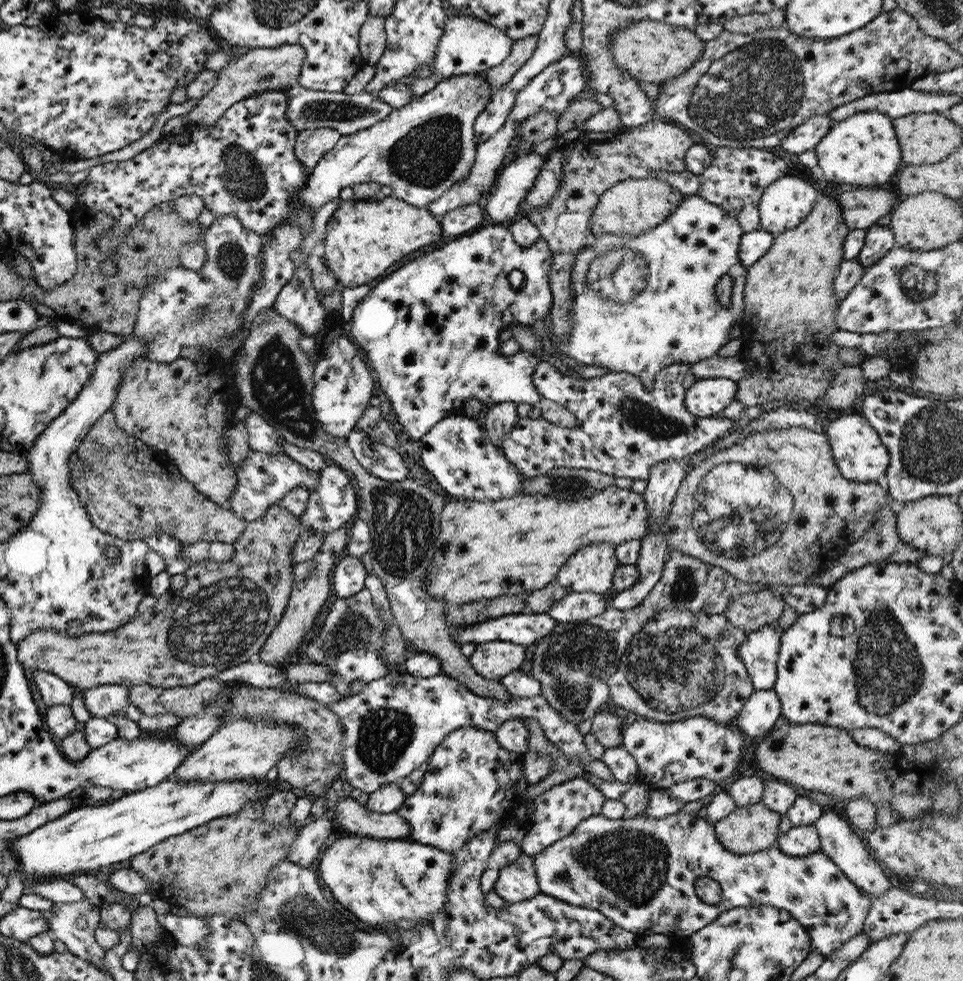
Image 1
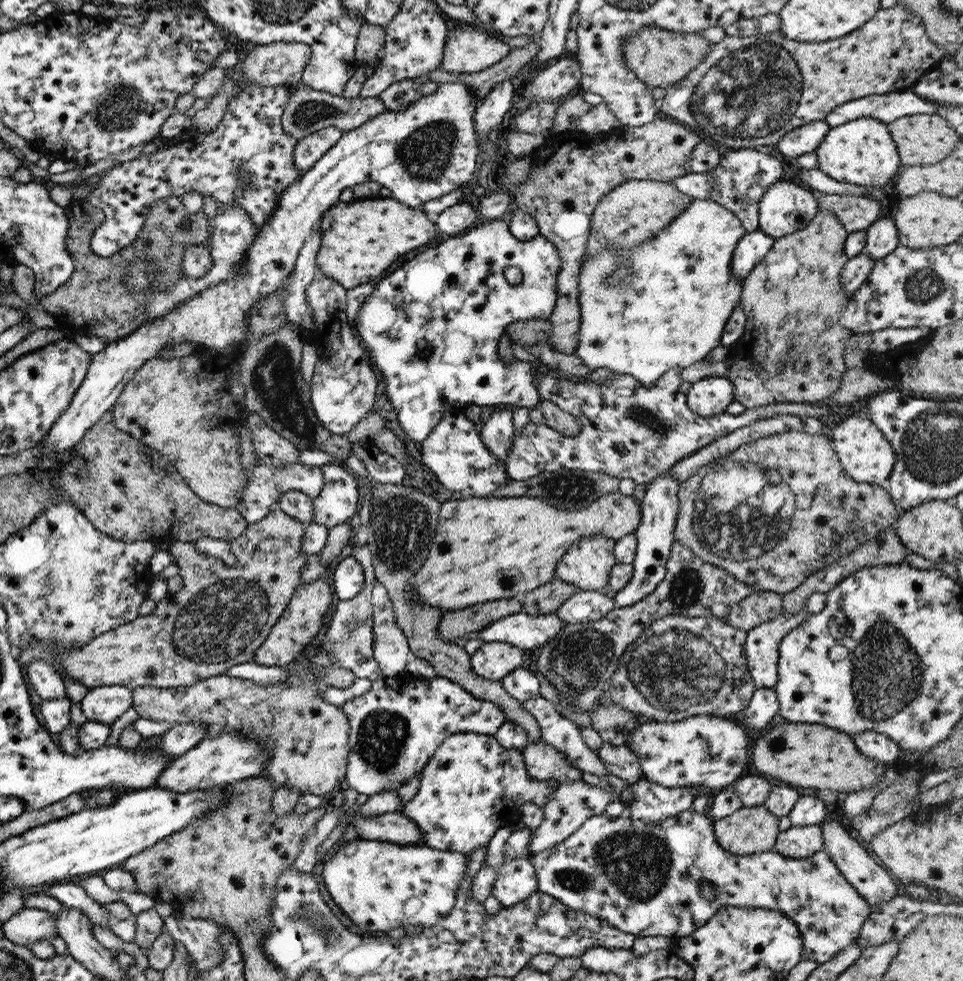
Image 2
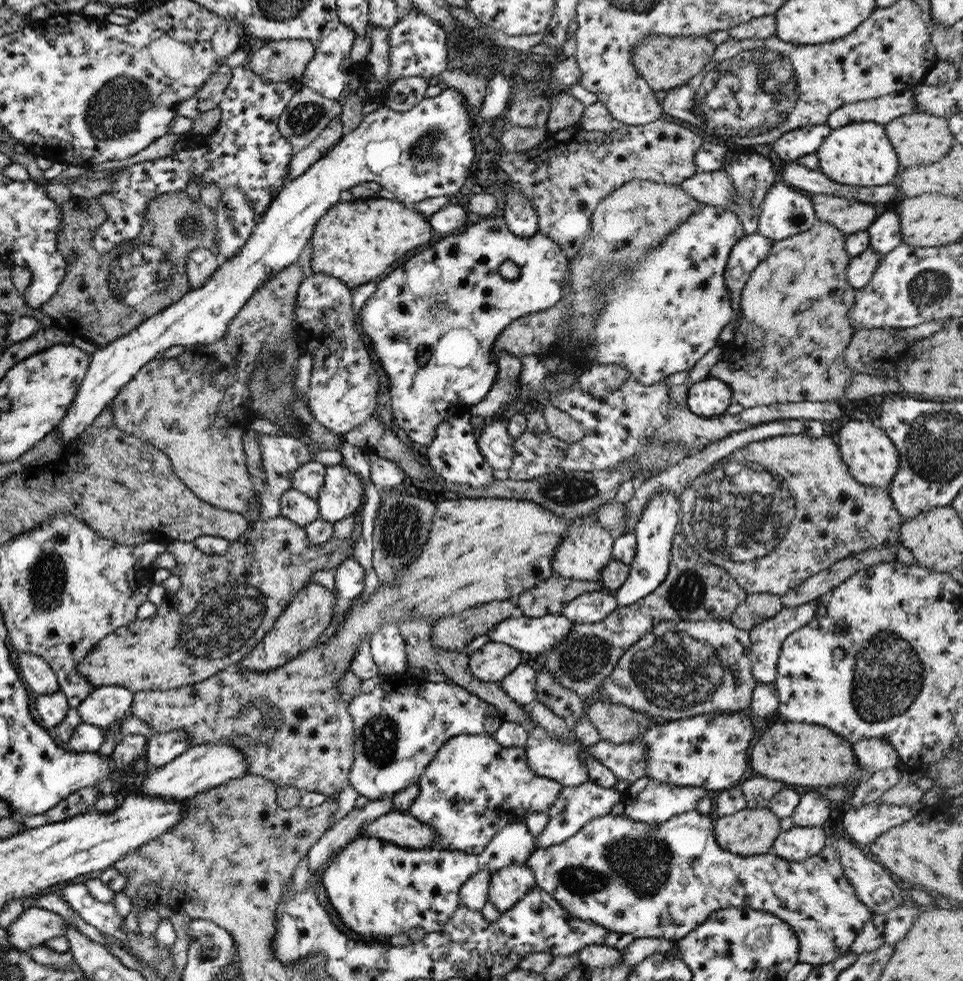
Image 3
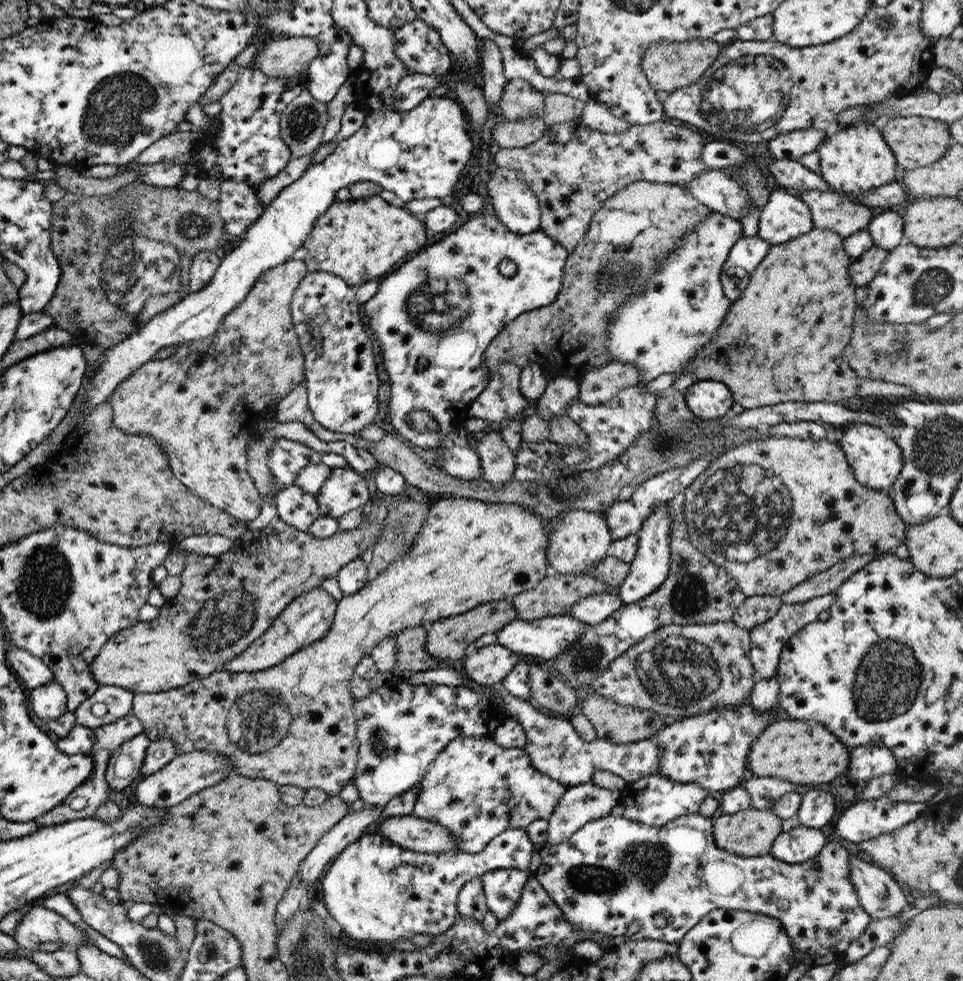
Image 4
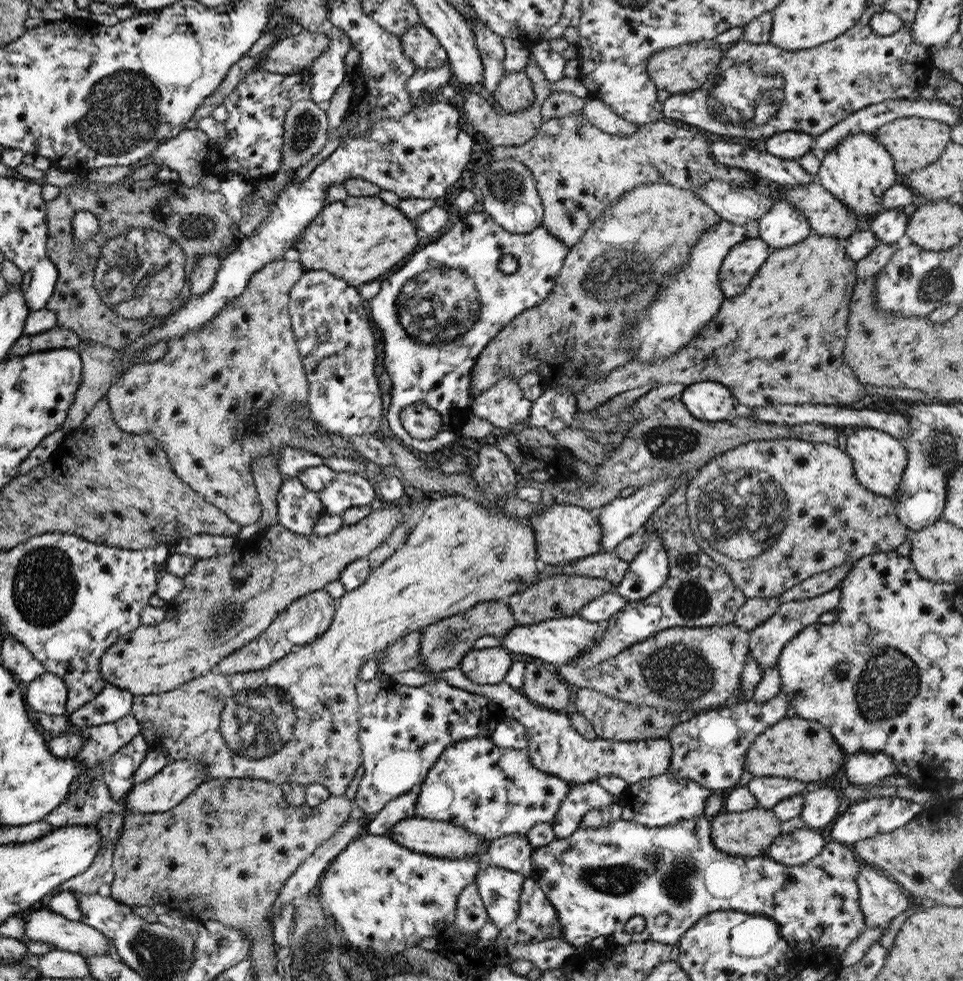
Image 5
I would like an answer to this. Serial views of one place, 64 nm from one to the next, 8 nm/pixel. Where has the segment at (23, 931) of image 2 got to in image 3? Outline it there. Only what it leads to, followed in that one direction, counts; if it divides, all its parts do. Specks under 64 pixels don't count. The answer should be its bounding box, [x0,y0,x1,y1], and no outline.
[5,907,65,952]

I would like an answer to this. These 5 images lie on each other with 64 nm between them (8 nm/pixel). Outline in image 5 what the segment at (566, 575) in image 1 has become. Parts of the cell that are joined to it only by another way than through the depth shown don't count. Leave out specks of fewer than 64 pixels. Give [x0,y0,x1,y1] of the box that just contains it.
[524,504,602,567]

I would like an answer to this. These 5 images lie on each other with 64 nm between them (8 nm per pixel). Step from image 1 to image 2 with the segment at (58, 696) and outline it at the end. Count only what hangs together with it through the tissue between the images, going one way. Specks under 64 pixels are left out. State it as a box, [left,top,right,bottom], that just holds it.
[22,660,66,700]

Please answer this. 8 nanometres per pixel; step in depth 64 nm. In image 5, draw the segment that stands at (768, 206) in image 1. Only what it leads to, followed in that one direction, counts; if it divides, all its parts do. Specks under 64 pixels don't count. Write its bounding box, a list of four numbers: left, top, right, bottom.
[758,196,812,249]

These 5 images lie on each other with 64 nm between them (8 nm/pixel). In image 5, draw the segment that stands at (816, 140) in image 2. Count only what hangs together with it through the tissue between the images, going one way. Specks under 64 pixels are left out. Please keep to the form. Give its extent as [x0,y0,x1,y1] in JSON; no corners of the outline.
[765,131,816,159]

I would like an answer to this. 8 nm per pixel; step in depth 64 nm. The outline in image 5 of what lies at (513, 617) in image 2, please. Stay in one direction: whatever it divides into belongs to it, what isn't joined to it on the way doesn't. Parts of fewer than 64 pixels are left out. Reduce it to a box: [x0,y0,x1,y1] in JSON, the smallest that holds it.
[501,616,604,666]

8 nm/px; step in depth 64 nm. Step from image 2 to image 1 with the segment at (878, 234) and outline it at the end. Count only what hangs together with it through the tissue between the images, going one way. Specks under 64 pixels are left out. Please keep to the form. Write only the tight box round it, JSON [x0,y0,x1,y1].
[857,221,895,266]

